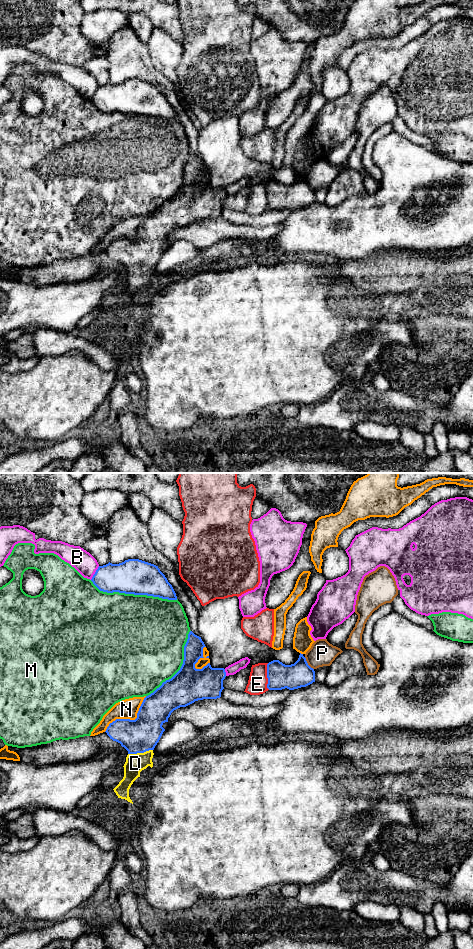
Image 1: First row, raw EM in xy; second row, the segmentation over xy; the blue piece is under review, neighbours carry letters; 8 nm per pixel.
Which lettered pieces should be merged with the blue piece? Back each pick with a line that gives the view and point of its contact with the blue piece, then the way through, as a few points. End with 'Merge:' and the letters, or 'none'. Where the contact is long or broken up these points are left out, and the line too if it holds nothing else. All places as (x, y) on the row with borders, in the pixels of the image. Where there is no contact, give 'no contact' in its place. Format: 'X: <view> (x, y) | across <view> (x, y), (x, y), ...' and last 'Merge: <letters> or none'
D: xy (140, 752) | across xy (140, 735), (140, 752), (135, 763)
Merge: D

